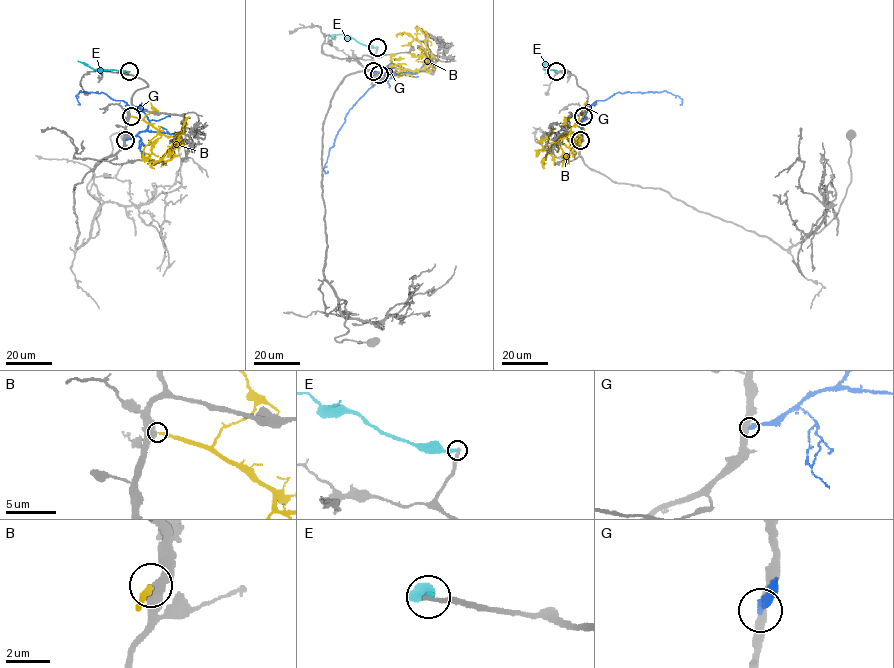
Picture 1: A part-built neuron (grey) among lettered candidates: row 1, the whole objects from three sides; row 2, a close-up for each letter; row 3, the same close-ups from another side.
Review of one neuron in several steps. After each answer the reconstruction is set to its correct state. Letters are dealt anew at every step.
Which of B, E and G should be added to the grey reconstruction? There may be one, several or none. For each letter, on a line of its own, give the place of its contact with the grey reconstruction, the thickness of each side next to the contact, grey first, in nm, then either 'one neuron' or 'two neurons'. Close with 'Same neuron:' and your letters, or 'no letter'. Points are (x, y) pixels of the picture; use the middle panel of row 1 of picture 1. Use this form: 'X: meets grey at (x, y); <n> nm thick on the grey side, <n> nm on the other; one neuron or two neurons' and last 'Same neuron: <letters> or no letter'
B: meets grey at (379, 74); 600 nm thick on the grey side, 180 nm on the other; two neurons
E: meets grey at (377, 47); 200 nm thick on the grey side, 190 nm on the other; two neurons
G: meets grey at (373, 71); 400 nm thick on the grey side, 280 nm on the other; two neurons
Same neuron: no letter

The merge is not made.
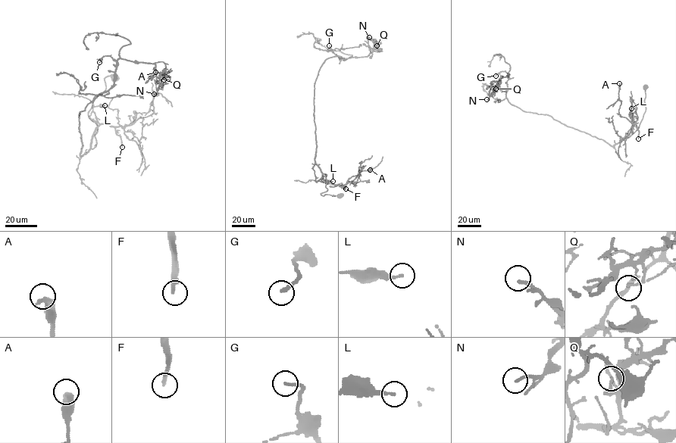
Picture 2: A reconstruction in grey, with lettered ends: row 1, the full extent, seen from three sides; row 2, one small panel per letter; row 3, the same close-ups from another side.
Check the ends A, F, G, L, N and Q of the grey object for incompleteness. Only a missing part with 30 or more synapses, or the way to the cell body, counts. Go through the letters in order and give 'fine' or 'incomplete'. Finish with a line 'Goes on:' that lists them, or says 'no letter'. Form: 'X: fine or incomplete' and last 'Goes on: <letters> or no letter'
A: fine
F: incomplete
G: fine
L: fine
N: fine
Q: fine
Goes on: F

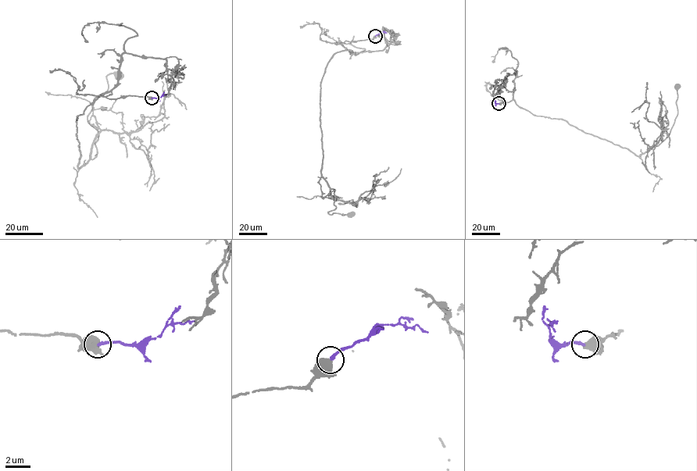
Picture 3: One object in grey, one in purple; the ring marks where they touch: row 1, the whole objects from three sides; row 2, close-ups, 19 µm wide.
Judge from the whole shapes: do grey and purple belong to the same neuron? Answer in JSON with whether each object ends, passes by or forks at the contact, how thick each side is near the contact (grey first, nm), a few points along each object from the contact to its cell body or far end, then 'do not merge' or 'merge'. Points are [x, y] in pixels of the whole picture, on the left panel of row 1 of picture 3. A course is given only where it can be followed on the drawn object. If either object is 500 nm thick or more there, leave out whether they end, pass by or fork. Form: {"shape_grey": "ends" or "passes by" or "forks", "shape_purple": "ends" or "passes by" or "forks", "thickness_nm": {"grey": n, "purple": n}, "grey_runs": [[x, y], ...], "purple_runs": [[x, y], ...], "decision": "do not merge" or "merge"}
{"thickness_nm": {"grey": 650, "purple": 240}, "grey_runs": [[151, 98], [109, 91], [88, 105], [76, 119], [79, 169], [97, 153], [93, 100], [120, 75]], "purple_runs": [[151, 98], [166, 94]], "decision": "merge"}

